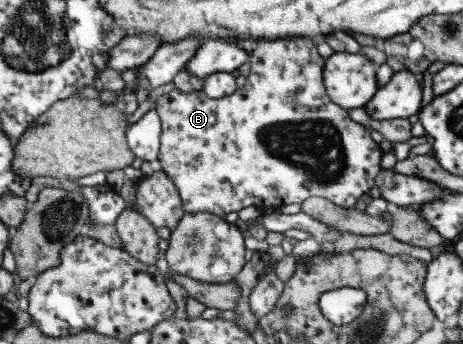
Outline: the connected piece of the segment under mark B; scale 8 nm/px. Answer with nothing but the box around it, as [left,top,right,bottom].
[156,39,384,216]

